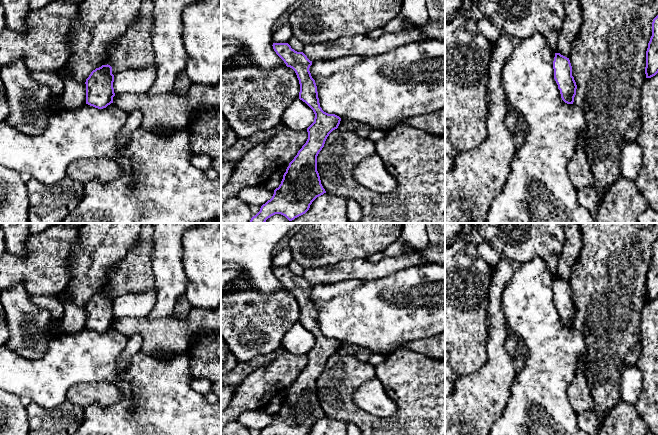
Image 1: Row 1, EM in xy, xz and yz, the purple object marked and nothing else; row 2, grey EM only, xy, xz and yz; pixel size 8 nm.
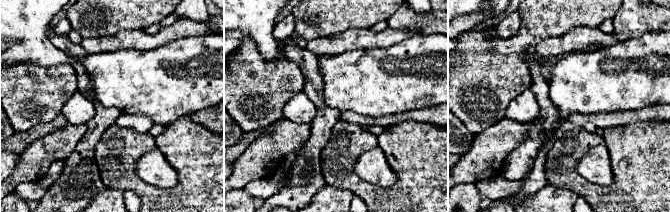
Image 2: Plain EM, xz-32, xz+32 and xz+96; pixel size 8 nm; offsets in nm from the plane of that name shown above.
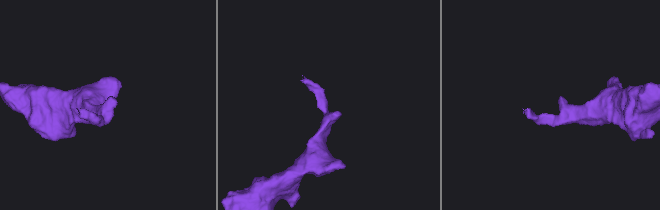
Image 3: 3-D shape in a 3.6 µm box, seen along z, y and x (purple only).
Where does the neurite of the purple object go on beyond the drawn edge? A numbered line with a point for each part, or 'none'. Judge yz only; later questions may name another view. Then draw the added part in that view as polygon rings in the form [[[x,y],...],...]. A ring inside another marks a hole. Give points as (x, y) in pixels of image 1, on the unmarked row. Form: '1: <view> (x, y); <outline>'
none

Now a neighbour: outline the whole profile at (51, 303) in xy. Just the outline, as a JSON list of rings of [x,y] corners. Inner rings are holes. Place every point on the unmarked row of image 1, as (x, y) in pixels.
[[[35,295],[31,297],[31,301],[35,306],[48,310],[54,320],[60,320],[63,317],[64,308],[57,296]]]

